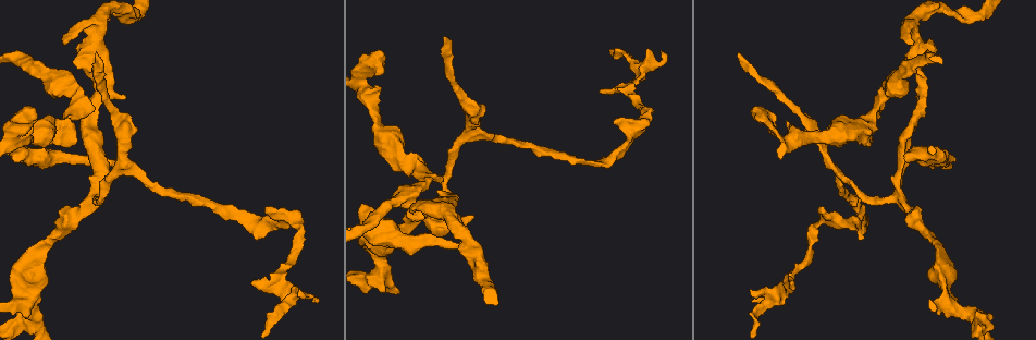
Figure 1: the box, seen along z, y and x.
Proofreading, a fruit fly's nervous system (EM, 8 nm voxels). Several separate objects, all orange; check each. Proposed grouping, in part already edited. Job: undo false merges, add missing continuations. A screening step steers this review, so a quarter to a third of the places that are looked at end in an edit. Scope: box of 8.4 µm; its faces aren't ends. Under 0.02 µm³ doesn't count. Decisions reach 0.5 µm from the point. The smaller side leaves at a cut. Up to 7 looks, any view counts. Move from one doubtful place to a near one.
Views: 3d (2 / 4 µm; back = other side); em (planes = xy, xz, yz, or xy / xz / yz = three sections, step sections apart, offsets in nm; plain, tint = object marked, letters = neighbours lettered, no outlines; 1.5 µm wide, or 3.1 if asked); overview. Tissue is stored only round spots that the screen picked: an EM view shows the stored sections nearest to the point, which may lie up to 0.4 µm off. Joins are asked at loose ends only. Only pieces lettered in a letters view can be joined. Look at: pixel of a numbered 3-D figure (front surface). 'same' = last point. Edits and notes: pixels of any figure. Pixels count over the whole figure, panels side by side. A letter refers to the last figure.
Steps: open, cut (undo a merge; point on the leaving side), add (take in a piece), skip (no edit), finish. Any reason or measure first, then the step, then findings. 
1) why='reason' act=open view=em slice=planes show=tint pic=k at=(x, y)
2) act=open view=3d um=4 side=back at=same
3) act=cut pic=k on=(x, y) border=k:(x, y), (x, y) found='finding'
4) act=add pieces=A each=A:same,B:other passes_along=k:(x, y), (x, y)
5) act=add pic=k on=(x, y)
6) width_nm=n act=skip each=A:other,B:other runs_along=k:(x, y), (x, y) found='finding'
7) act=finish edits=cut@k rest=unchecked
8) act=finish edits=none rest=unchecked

why='branch stops here' act=open view=em slice=planes show=letters pic=1 at=(302, 296)

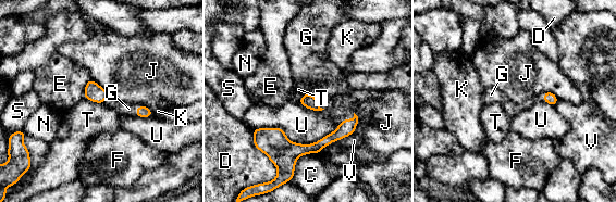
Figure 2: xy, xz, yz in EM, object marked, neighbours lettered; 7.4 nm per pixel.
width_nm=100 longest_contact=U:650nm act=add pieces=G each=C:other,D:other,E:other,F:other,G:same,J:other,K:other,N:other,S:other,T:other,U:other,V:other found='it goes on there'

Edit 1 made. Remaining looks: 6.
act=open view=overview

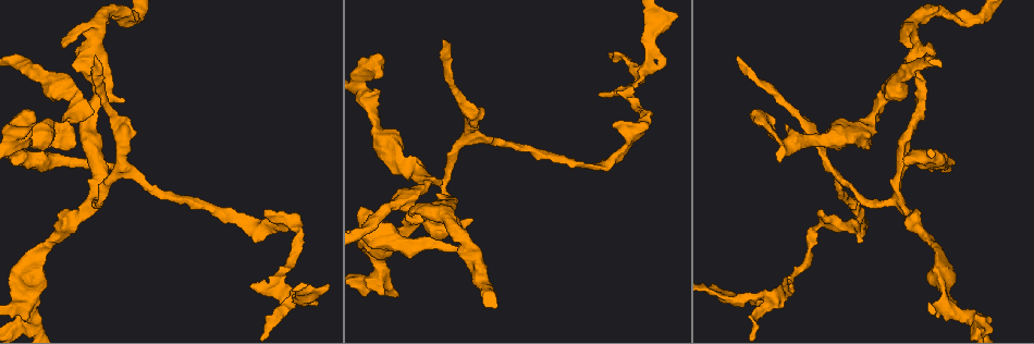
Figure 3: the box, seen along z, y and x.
why='free end' act=open view=3d um=4 side=back pic=3 at=(470, 220)

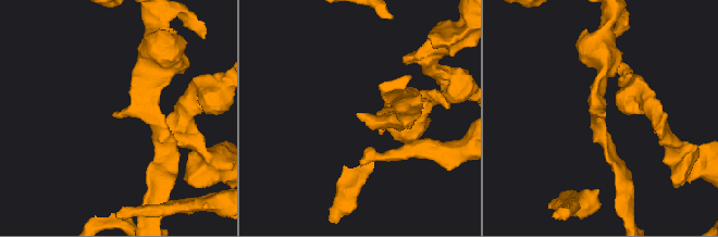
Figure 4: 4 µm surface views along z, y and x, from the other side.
act=open view=em slice=xz step=4 show=letters pic=4 at=(605, 115)

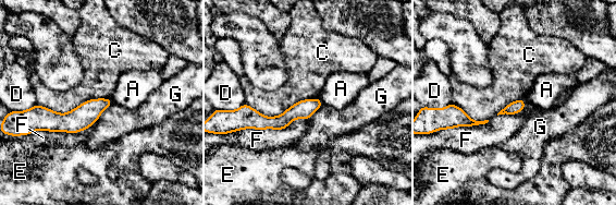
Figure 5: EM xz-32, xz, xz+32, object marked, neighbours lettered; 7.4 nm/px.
why='cut it another way' act=open view=em slice=planes show=letters at=same

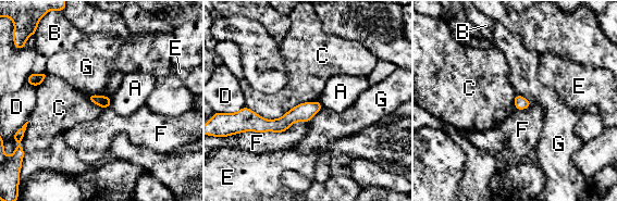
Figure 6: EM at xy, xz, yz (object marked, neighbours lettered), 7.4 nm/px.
longest_contact=C:550nm act=skip each=A:other,B:other,C:other,D:other,E:other,F:other,G:other border=6:(317, 100), (275, 118), (245, 105) found='no lettered piece goes on from it'

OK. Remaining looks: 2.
why='end of a long branch' act=open view=3d um=4 pic=3 at=(444, 39)

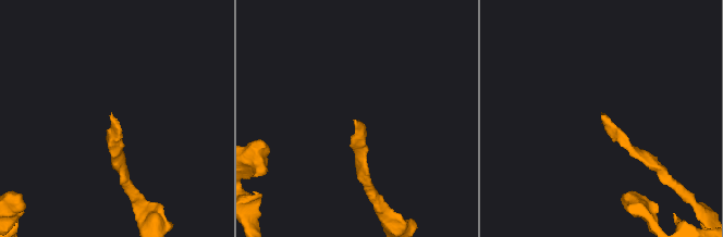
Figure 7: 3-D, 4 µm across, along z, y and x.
act=open view=em slice=planes show=letters pic=7 at=(111, 114)

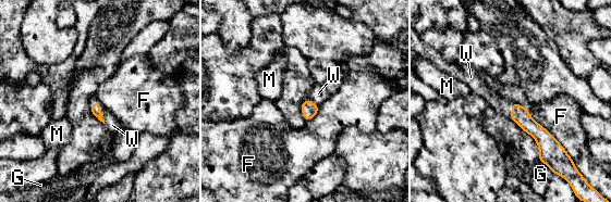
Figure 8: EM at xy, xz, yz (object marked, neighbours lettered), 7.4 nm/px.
act=add pieces=W each=F:other,G:other,M:other,W:same found='the neuron continues'

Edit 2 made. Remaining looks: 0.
act=finish edits=add@2,add@8 rest=unchecked

